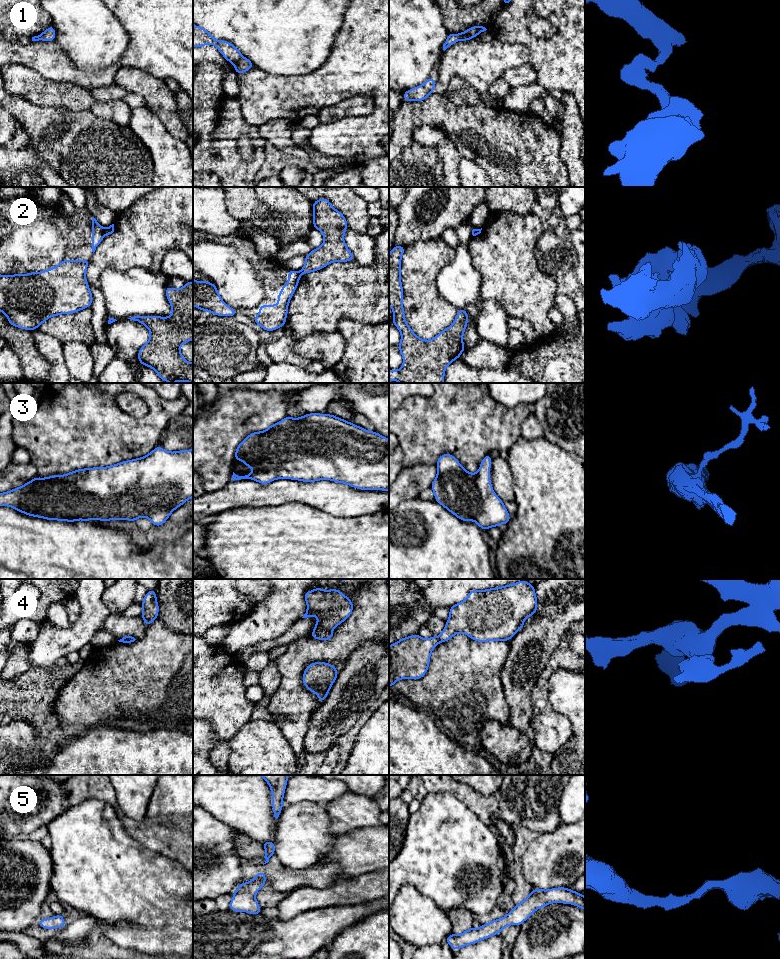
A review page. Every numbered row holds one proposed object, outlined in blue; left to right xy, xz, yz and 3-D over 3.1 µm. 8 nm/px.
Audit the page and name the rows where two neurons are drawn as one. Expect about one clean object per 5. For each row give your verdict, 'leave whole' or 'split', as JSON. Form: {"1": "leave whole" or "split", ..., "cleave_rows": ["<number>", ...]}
{"1": "split", "2": "split", "3": "leave whole", "4": "split", "5": "leave whole", "cleave_rows": ["1", "2", "4"]}

